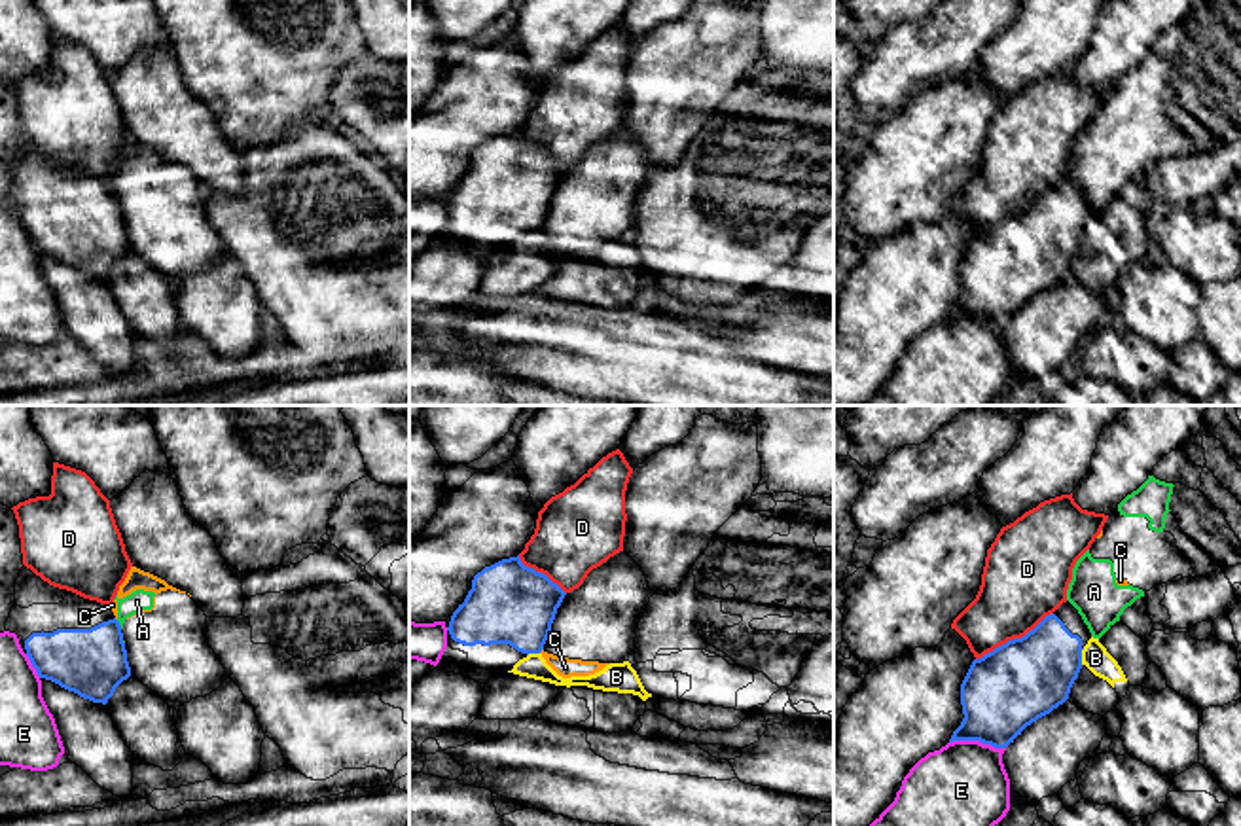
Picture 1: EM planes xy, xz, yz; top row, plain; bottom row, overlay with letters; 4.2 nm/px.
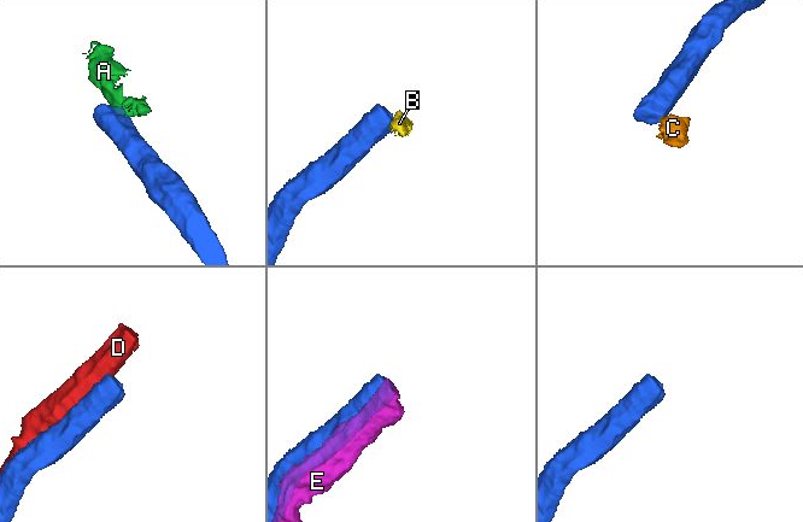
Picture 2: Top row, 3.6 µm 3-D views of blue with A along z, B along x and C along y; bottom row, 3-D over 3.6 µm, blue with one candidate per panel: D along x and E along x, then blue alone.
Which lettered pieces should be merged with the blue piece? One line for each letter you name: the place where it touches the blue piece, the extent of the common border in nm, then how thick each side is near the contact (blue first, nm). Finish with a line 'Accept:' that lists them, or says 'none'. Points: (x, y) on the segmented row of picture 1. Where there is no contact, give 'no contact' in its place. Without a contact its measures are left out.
Accept: none

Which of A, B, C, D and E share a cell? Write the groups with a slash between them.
A C / B / D / E

